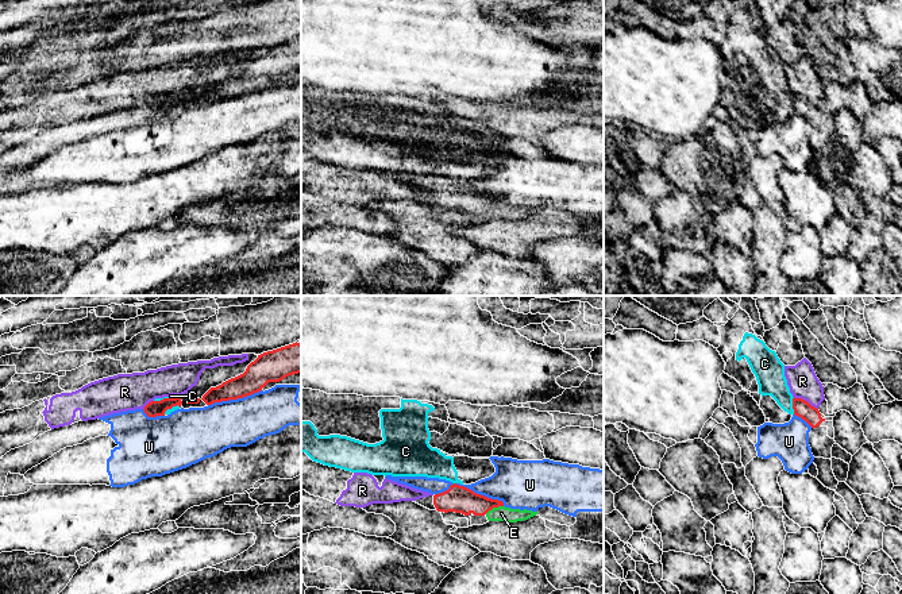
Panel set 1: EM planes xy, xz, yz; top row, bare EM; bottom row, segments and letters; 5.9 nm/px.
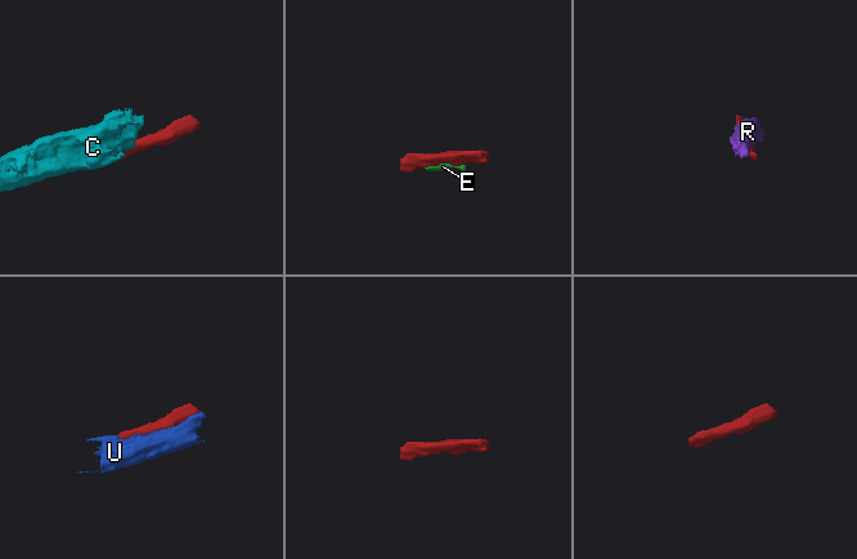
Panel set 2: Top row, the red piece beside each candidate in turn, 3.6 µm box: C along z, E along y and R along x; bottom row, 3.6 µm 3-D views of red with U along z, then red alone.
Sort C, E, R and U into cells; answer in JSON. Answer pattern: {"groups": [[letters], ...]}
{"groups": [["C"], ["E"], ["R"], ["U"]]}

